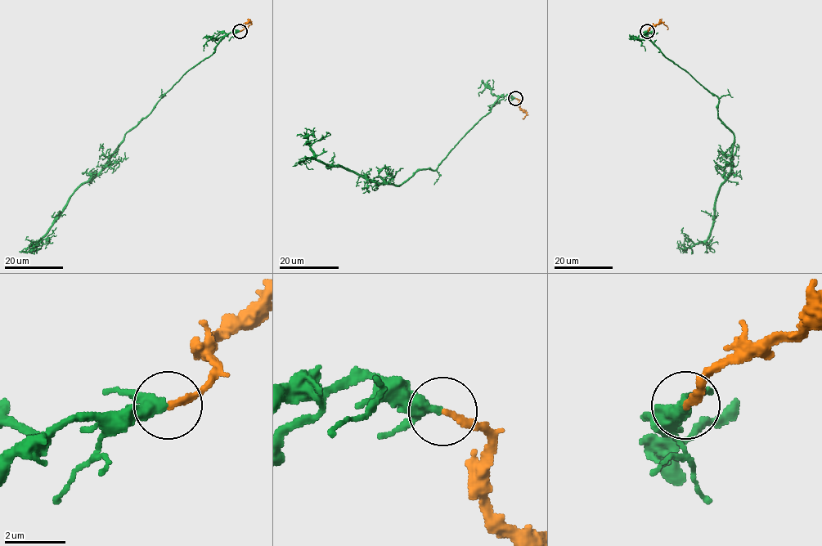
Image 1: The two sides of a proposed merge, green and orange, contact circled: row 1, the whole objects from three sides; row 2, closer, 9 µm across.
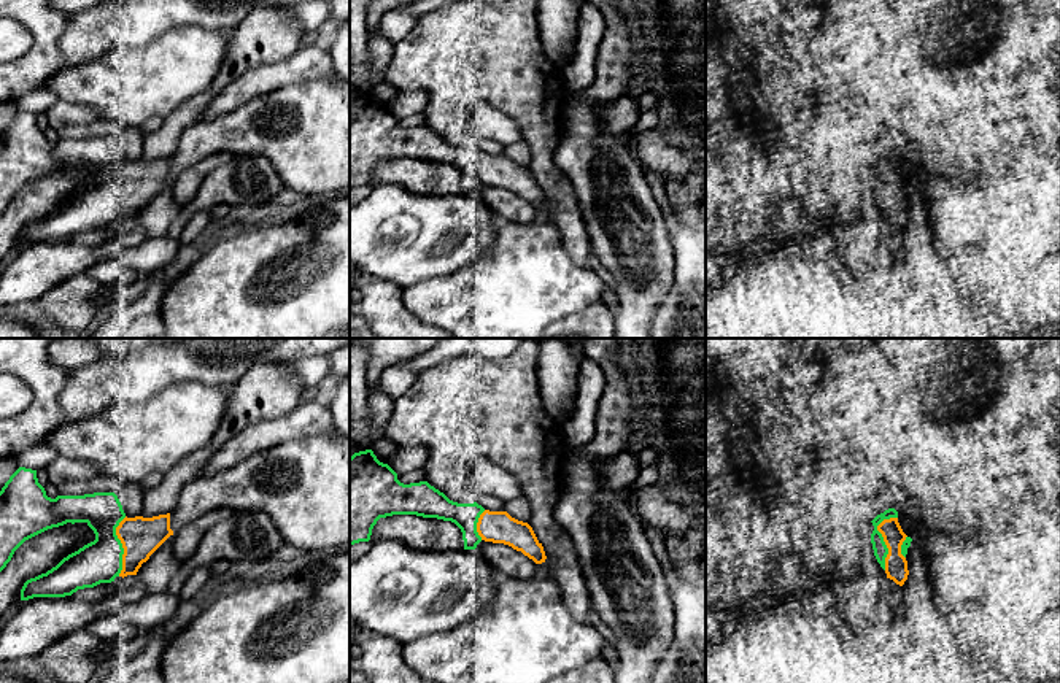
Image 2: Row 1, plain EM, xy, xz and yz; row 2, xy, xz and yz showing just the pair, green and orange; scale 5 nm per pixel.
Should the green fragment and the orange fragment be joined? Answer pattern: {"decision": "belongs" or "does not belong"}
{"decision": "belongs"}

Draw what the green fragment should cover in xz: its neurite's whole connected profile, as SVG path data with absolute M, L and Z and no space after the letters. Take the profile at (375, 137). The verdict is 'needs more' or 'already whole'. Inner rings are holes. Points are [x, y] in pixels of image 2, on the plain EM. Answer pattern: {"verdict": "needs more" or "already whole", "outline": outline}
{"verdict": "needs more", "outline": "M372 94L354 97L350 102L350 191L369 186L377 165L393 159L451 165L462 176L464 194L475 194L485 184L509 189L536 208L547 203L528 167L507 156L485 154L477 146L453 146L427 125L404 129Z"}

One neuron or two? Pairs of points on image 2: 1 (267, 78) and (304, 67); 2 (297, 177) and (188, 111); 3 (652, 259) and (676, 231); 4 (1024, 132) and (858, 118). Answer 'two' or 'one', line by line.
1: one
2: two
3: two
4: two

